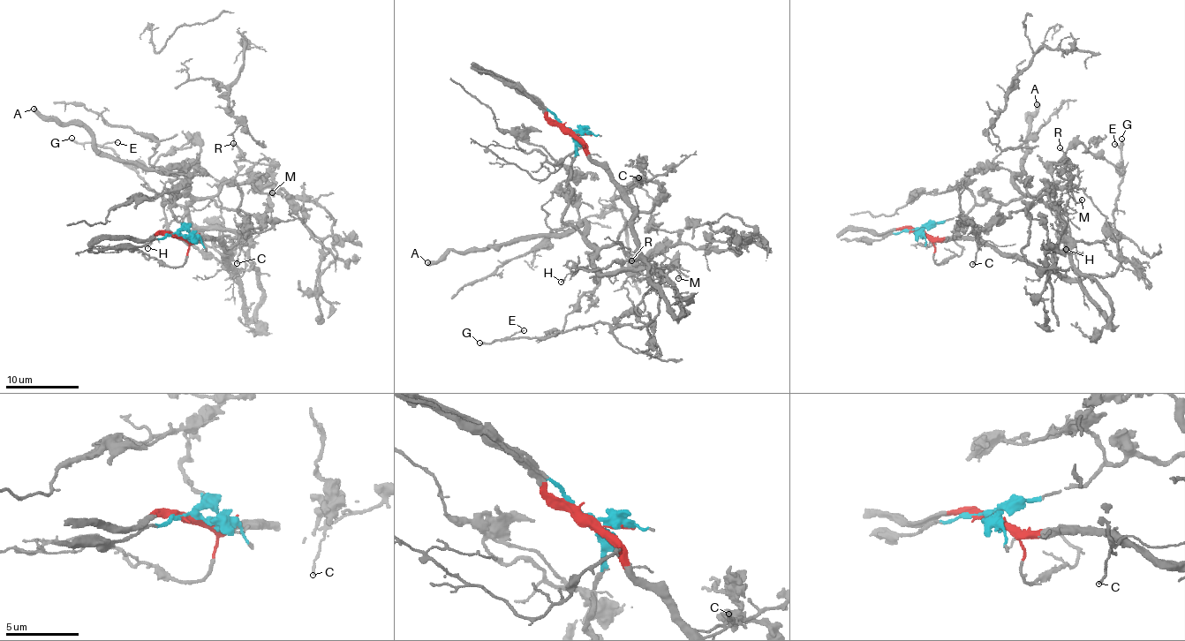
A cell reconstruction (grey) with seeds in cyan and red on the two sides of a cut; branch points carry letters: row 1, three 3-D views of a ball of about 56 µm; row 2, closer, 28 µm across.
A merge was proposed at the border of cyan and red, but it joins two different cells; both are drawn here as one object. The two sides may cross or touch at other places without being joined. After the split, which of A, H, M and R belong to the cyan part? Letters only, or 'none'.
A, M, R

